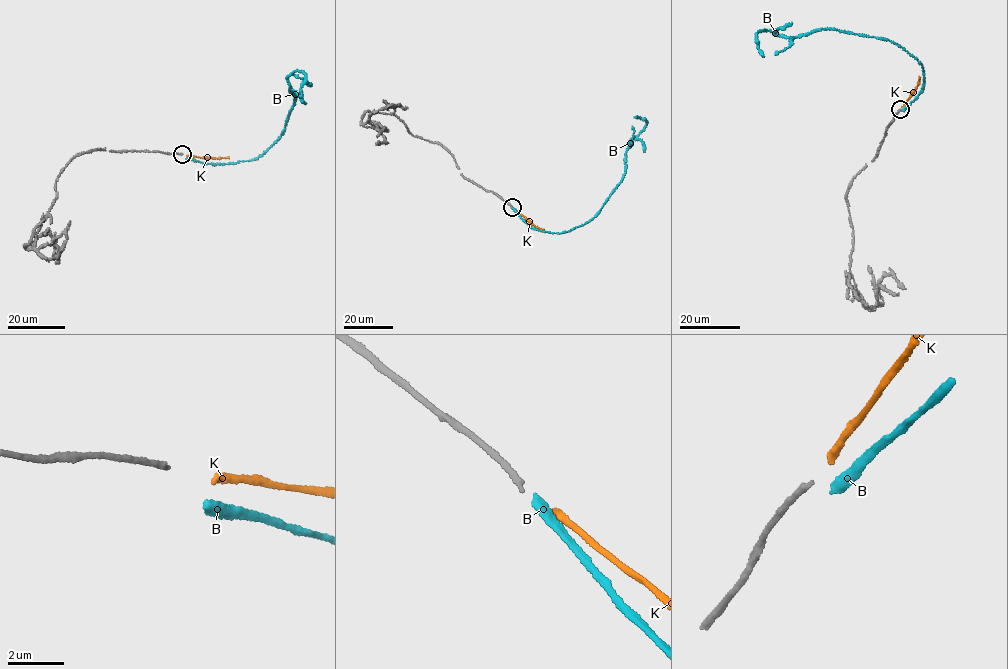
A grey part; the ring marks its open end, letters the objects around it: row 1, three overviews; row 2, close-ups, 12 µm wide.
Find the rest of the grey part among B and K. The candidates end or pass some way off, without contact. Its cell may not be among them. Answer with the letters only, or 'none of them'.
K

